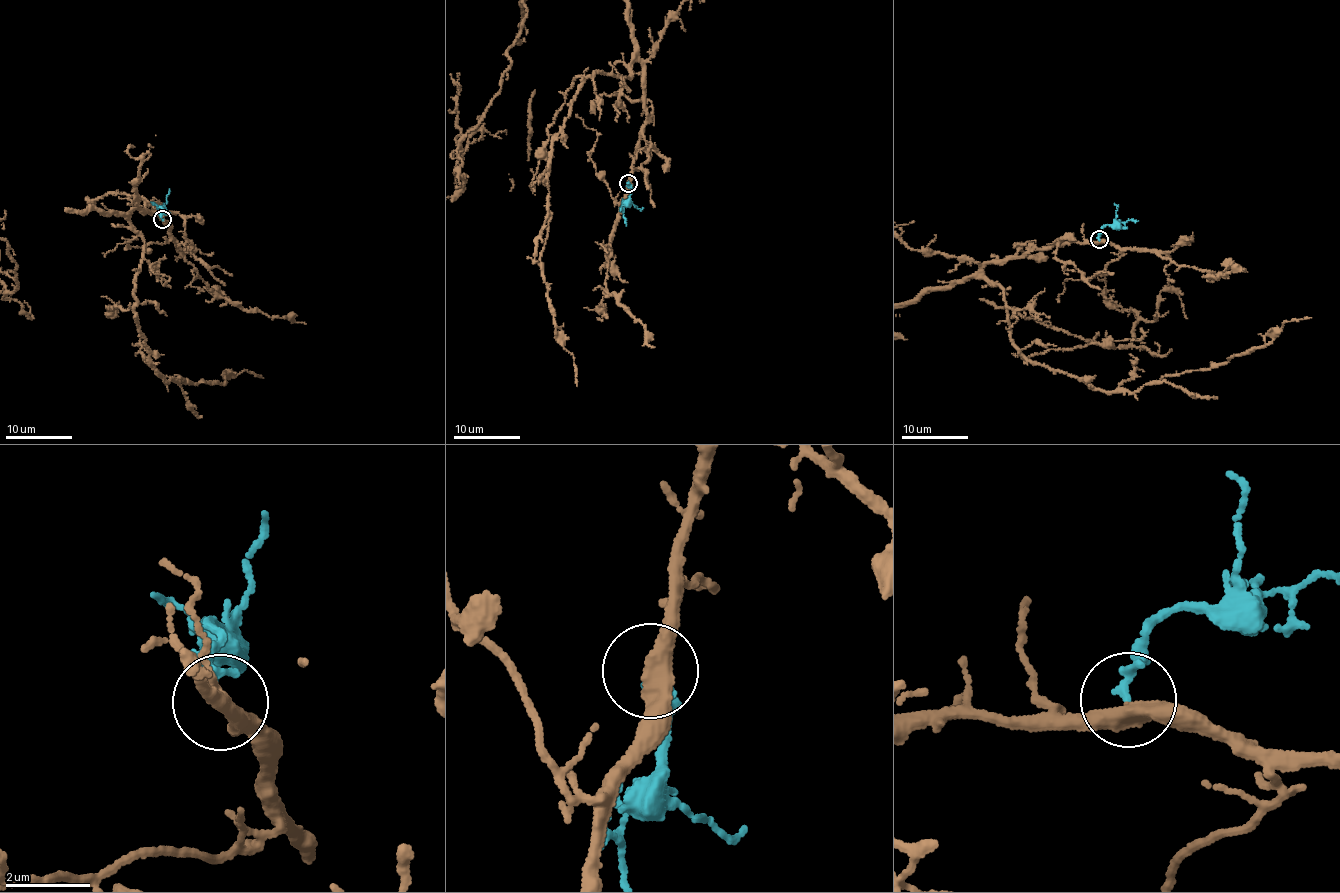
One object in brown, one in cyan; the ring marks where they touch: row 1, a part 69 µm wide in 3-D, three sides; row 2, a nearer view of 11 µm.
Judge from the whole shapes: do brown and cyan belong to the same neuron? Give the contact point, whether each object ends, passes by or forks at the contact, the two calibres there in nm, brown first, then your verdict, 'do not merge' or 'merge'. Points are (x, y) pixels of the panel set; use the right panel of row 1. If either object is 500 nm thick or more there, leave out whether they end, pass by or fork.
at (1099, 239); brown passes by; cyan passes by; 380 nm thick on the brown side, 150 nm on the other; merge

